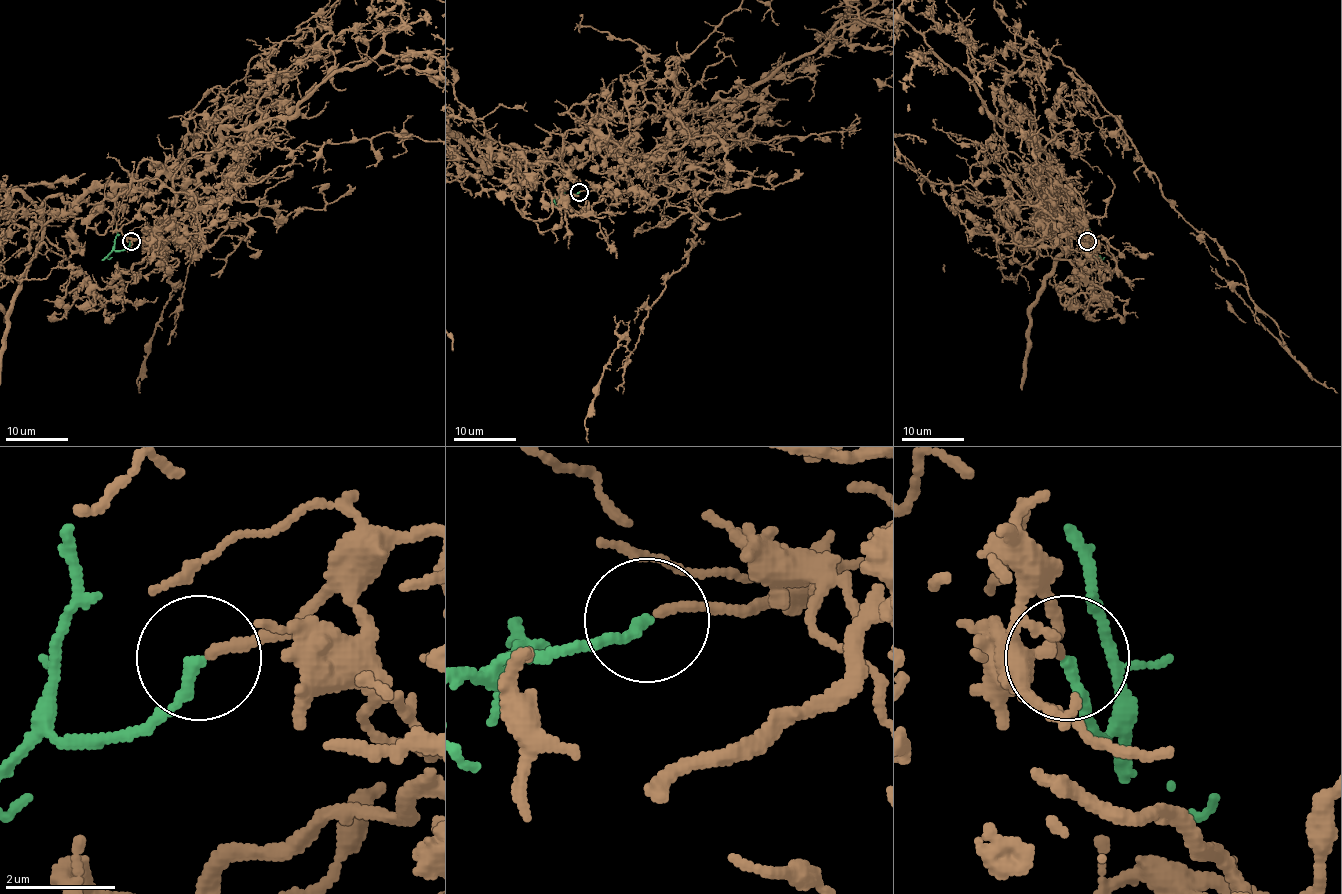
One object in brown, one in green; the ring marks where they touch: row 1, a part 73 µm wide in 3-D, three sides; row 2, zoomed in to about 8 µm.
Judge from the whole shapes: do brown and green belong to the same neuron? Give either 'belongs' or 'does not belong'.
belongs

